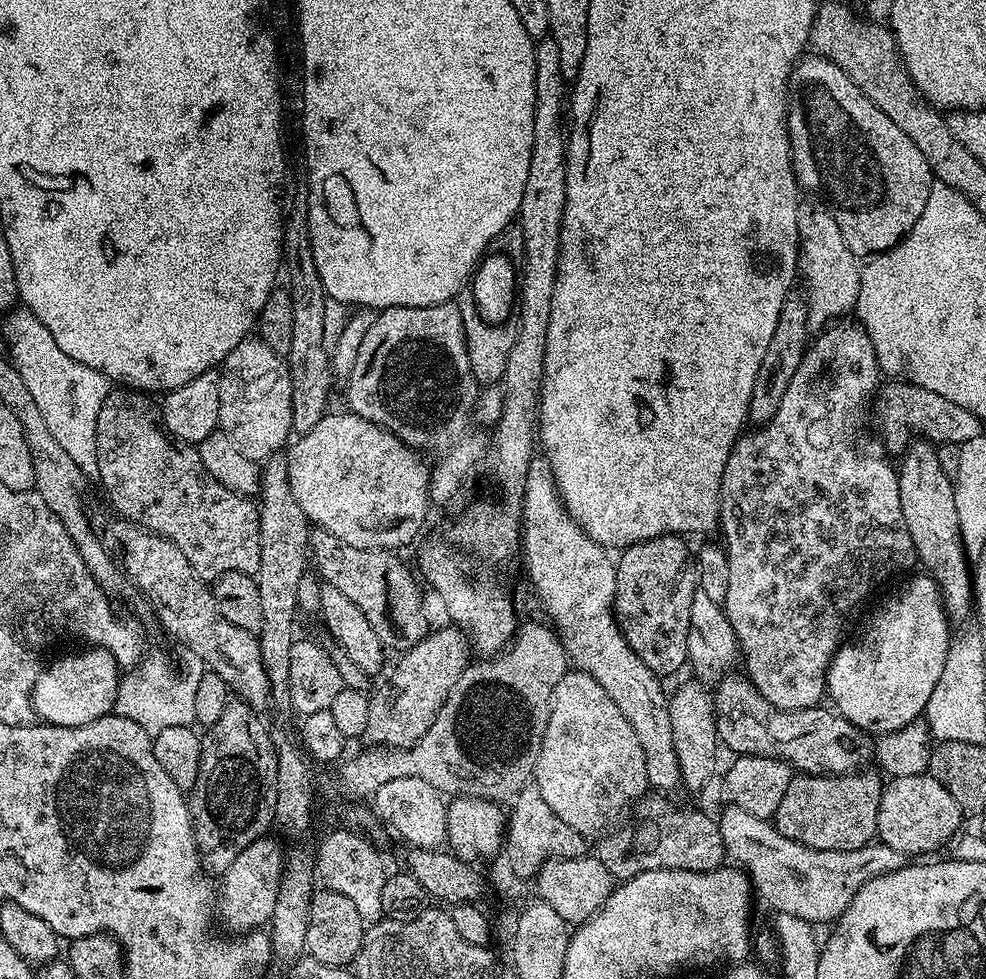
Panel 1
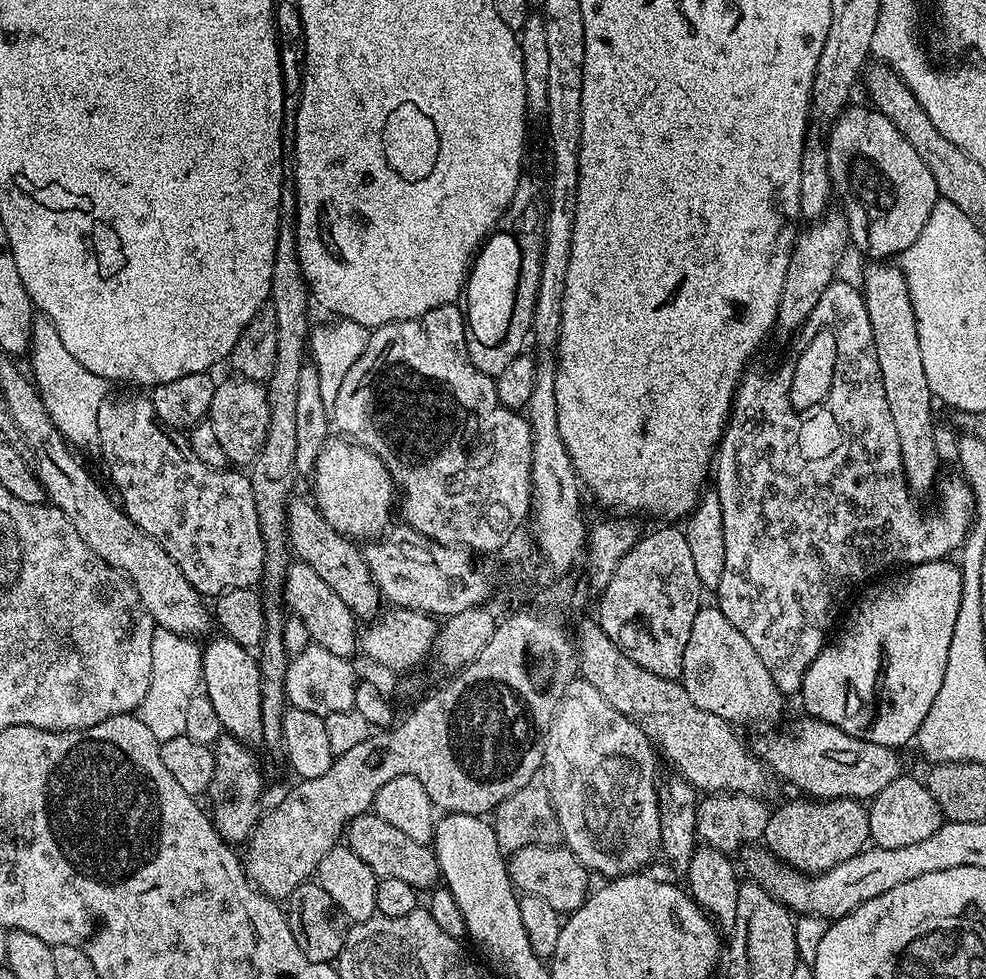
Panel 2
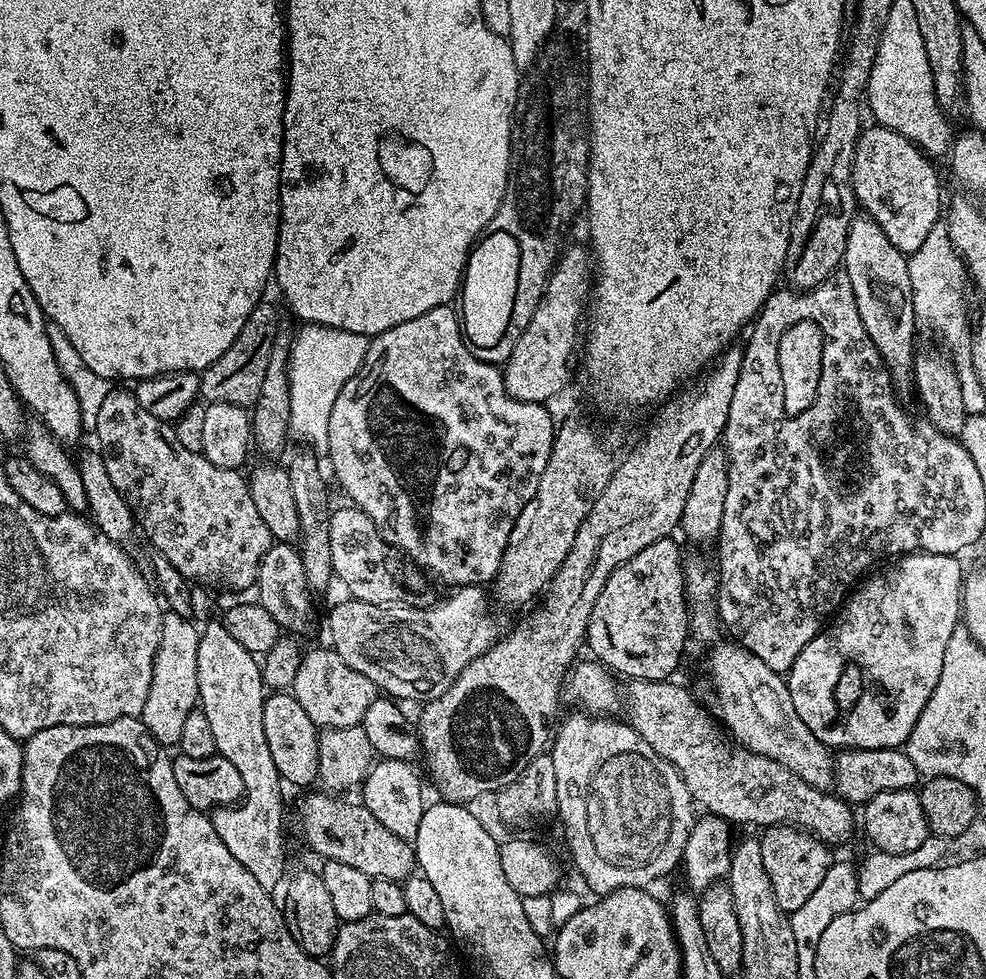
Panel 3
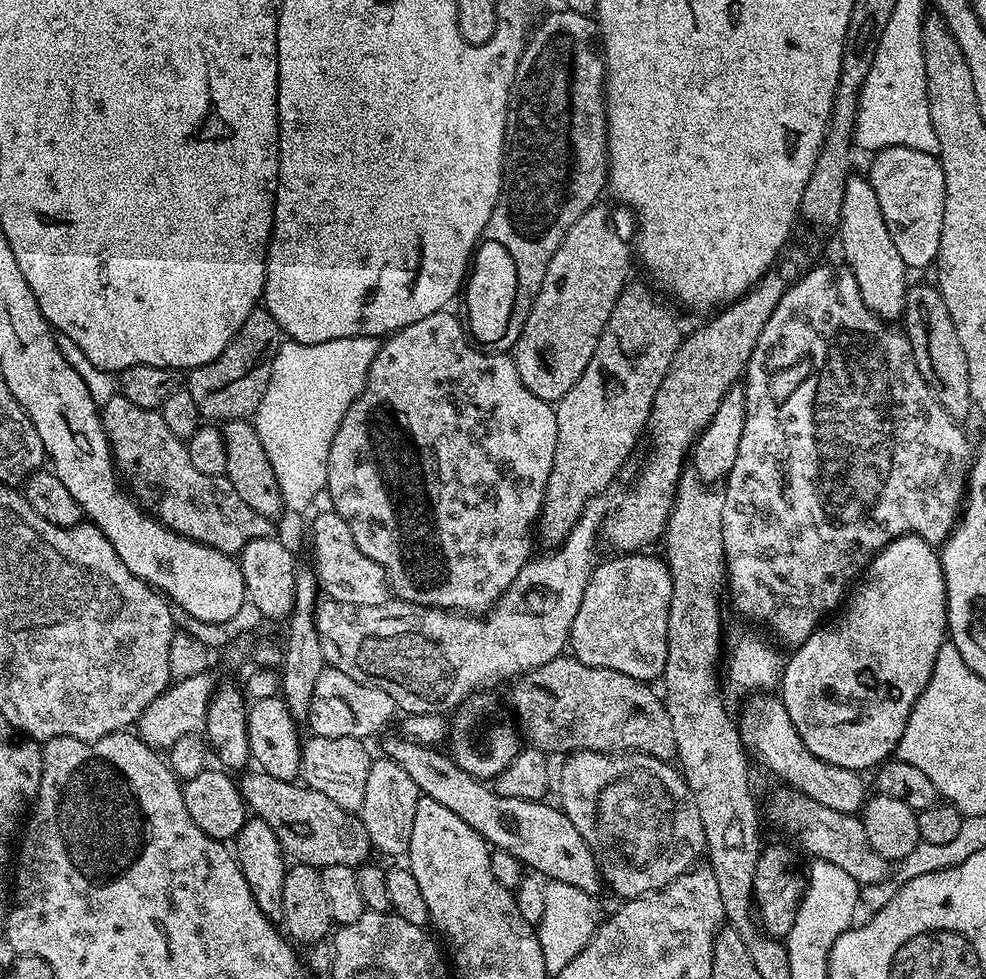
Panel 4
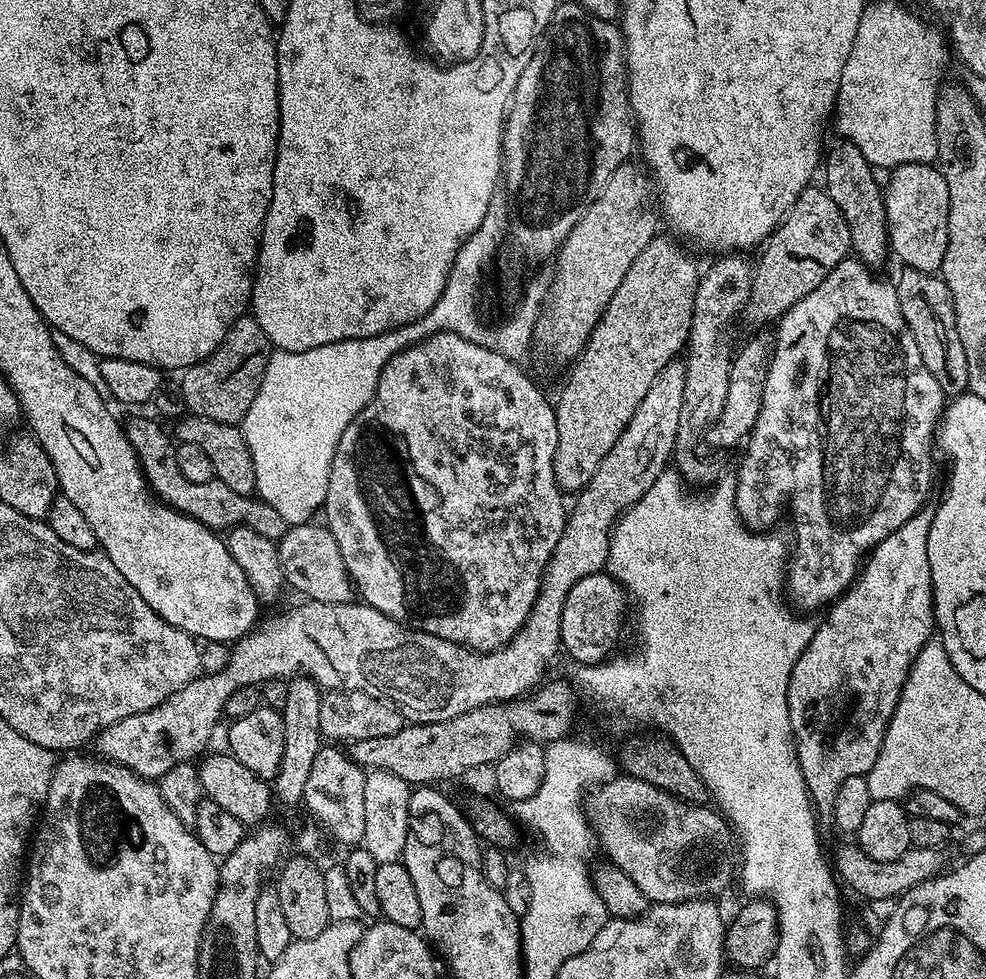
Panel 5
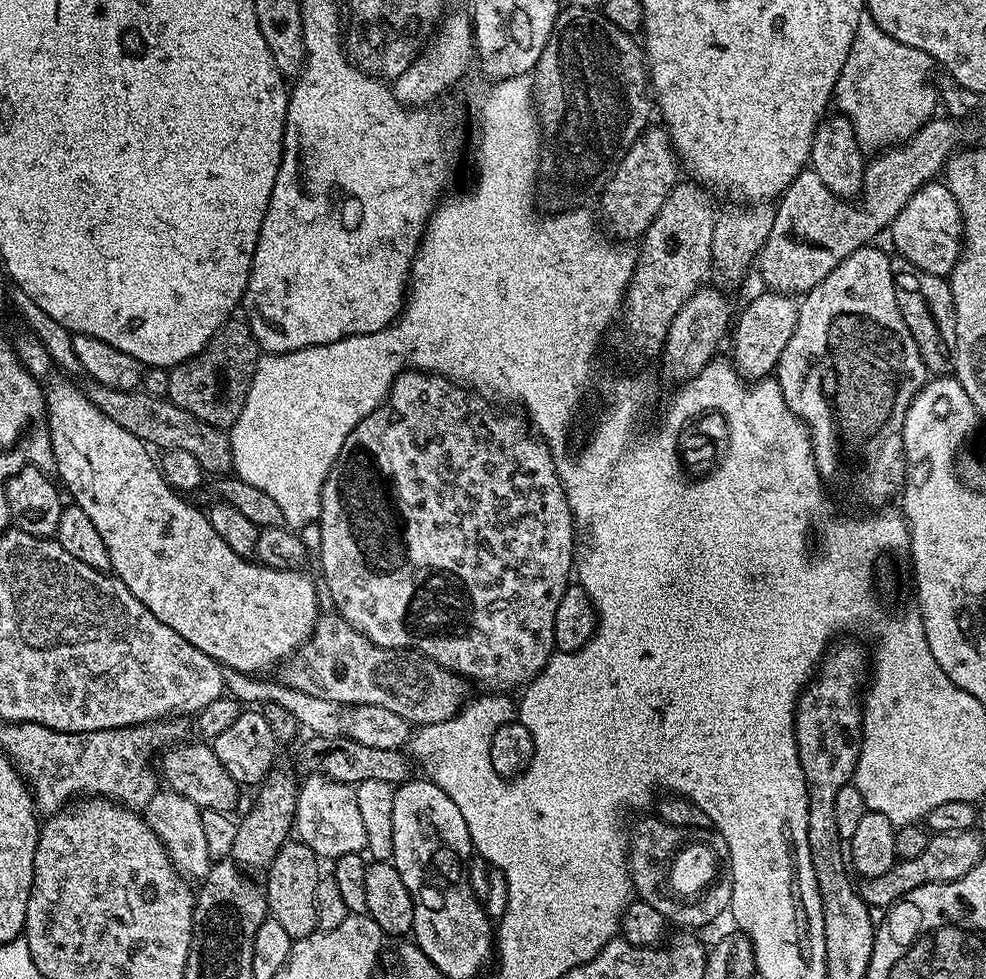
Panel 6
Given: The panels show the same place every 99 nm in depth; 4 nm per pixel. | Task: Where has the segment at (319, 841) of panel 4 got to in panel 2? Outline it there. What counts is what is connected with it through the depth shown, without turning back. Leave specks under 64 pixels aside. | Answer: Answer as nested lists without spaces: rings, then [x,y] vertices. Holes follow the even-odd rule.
[[[365,814],[349,820],[346,829],[346,843],[370,870],[381,880],[398,878],[414,886],[417,890],[431,890],[441,883],[442,875],[438,866],[435,851],[422,842],[414,842],[414,838],[406,838],[406,833],[390,826],[386,818],[375,814]]]

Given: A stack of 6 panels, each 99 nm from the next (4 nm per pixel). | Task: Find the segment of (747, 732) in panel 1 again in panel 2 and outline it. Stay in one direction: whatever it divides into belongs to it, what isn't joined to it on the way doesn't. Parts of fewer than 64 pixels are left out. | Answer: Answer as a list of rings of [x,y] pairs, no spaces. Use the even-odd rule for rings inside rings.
[[[803,718],[793,726],[790,732],[768,732],[760,736],[754,743],[754,751],[760,757],[760,761],[773,773],[785,776],[796,788],[801,788],[801,793],[812,798],[832,800],[834,798],[850,798],[861,802],[871,801],[890,782],[894,782],[902,774],[897,749],[878,746],[874,742],[859,740],[857,736],[851,736],[842,731],[838,726],[830,726],[825,720],[813,720]]]

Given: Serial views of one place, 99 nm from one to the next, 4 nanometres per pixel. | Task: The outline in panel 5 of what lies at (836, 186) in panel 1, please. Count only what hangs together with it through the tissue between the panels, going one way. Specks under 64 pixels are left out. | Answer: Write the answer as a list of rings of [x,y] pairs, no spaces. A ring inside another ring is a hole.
[[[900,162],[883,185],[884,209],[888,223],[888,243],[893,257],[901,260],[904,268],[913,268],[923,272],[939,273],[942,258],[946,258],[948,249],[948,215],[950,214],[950,190],[946,190],[946,178],[939,167],[928,162]]]

